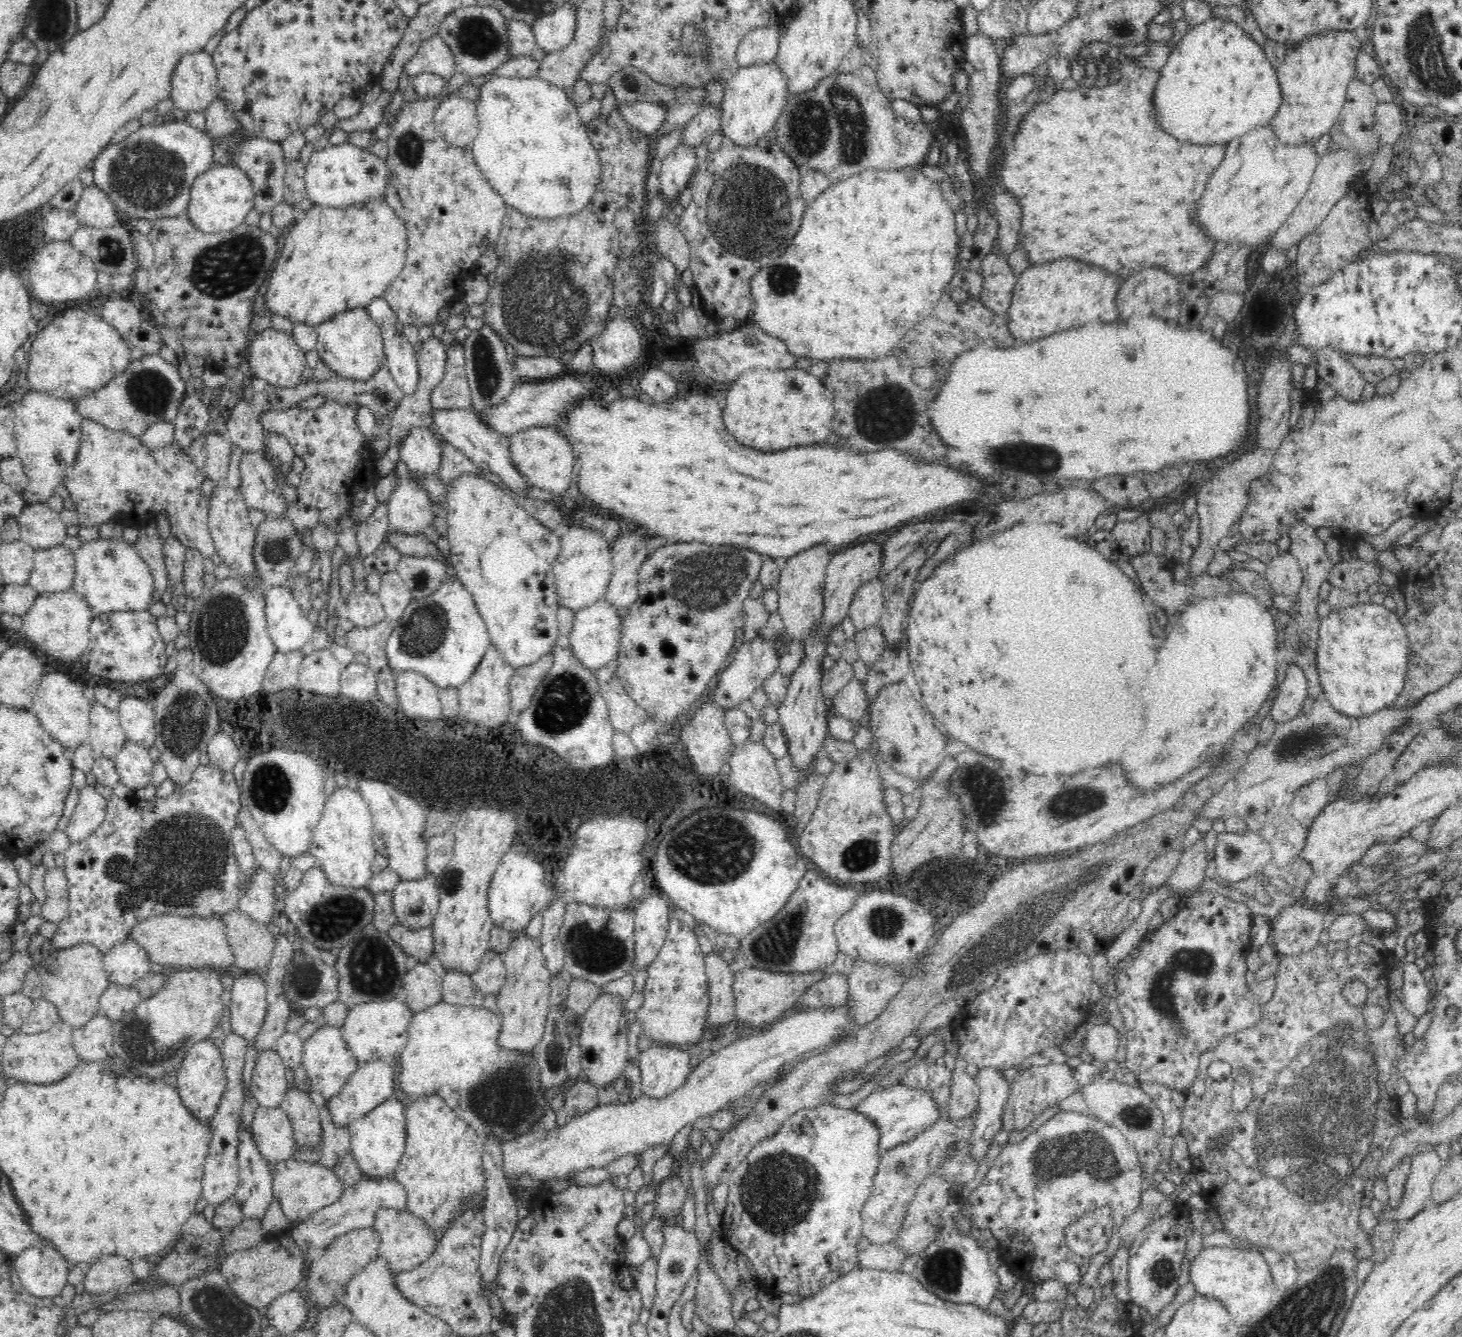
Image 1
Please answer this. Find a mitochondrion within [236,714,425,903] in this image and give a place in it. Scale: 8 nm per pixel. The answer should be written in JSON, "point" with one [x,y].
{"point":[270,786]}

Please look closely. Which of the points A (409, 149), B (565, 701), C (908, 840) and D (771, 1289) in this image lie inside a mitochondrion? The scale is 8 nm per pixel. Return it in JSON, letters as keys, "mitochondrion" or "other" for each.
{"A":"mitochondrion","B":"mitochondrion","C":"other","D":"other"}

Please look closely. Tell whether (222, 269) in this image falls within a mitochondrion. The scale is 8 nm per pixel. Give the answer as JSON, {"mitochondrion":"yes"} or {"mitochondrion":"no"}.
{"mitochondrion":"yes"}

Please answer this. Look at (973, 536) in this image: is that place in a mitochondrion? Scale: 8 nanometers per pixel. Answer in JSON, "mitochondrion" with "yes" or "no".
{"mitochondrion":"no"}

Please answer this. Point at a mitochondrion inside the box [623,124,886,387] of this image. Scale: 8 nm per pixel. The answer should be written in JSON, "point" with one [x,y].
{"point":[746,214]}

